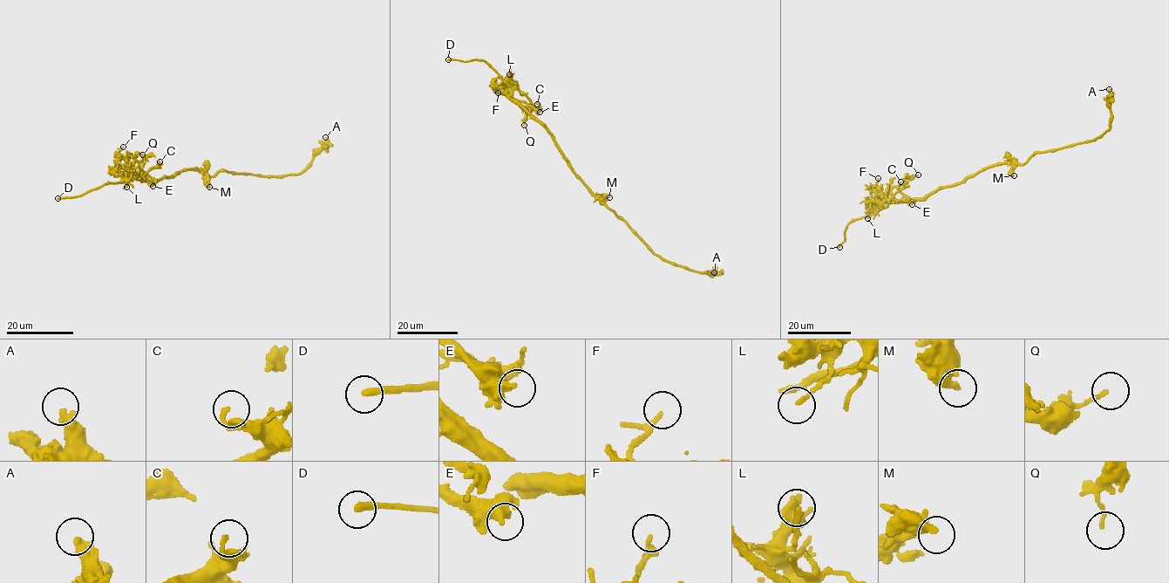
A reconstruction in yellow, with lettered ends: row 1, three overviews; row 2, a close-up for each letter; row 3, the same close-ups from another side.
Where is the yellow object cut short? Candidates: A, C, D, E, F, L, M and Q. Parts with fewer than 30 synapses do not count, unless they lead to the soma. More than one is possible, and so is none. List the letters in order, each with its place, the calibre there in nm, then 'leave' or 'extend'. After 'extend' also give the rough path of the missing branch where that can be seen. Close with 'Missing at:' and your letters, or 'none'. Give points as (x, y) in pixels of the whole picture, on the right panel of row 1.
A: (1109, 89) | 400 nm | leave
C: (900, 181) | 170 nm | leave
D: (839, 247) | 280 nm | extend | (839, 247), (838, 252), (847, 271), (849, 295), (854, 307), (861, 308), (857, 306)
E: (912, 204) | 440 nm | leave
F: (878, 178) | 180 nm | leave
L: (867, 218) | 170 nm | leave
M: (1014, 175) | 280 nm | leave
Q: (918, 174) | 140 nm | leave
Missing at: D

